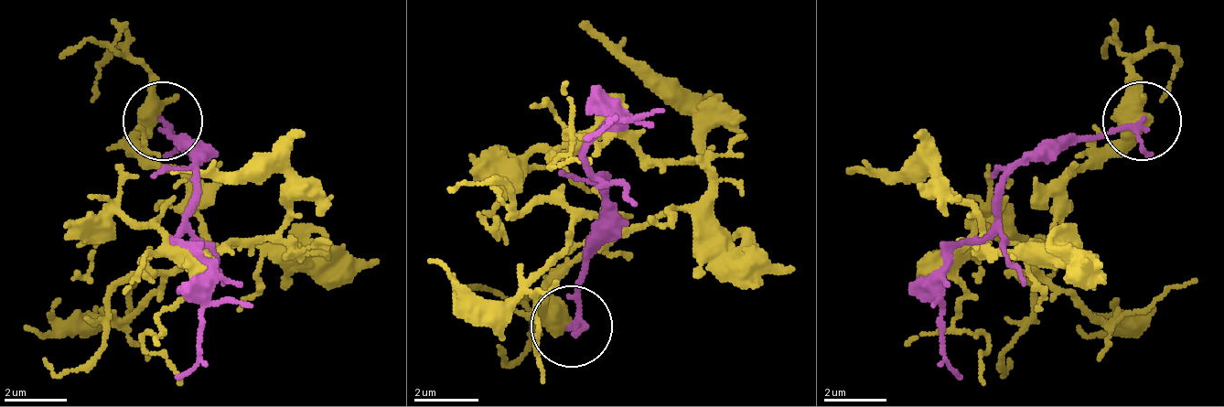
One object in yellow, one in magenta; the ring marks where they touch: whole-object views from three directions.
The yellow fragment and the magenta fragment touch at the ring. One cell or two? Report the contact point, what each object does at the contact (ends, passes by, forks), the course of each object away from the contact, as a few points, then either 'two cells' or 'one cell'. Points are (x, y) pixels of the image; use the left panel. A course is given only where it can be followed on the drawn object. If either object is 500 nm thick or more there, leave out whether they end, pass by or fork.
place (162, 121); course yellow (160, 119), (137, 143), (216, 245), (295, 252), (278, 237), (177, 252), (121, 221), (90, 237), (90, 284); course magenta (160, 119), (177, 143), (192, 182), (192, 213), (177, 237), (208, 269), (199, 355), (177, 379); two cells

